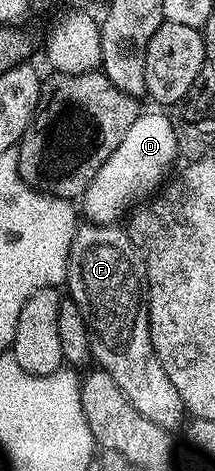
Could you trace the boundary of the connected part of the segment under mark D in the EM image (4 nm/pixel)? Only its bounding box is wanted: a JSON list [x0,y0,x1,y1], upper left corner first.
[82,112,178,225]

